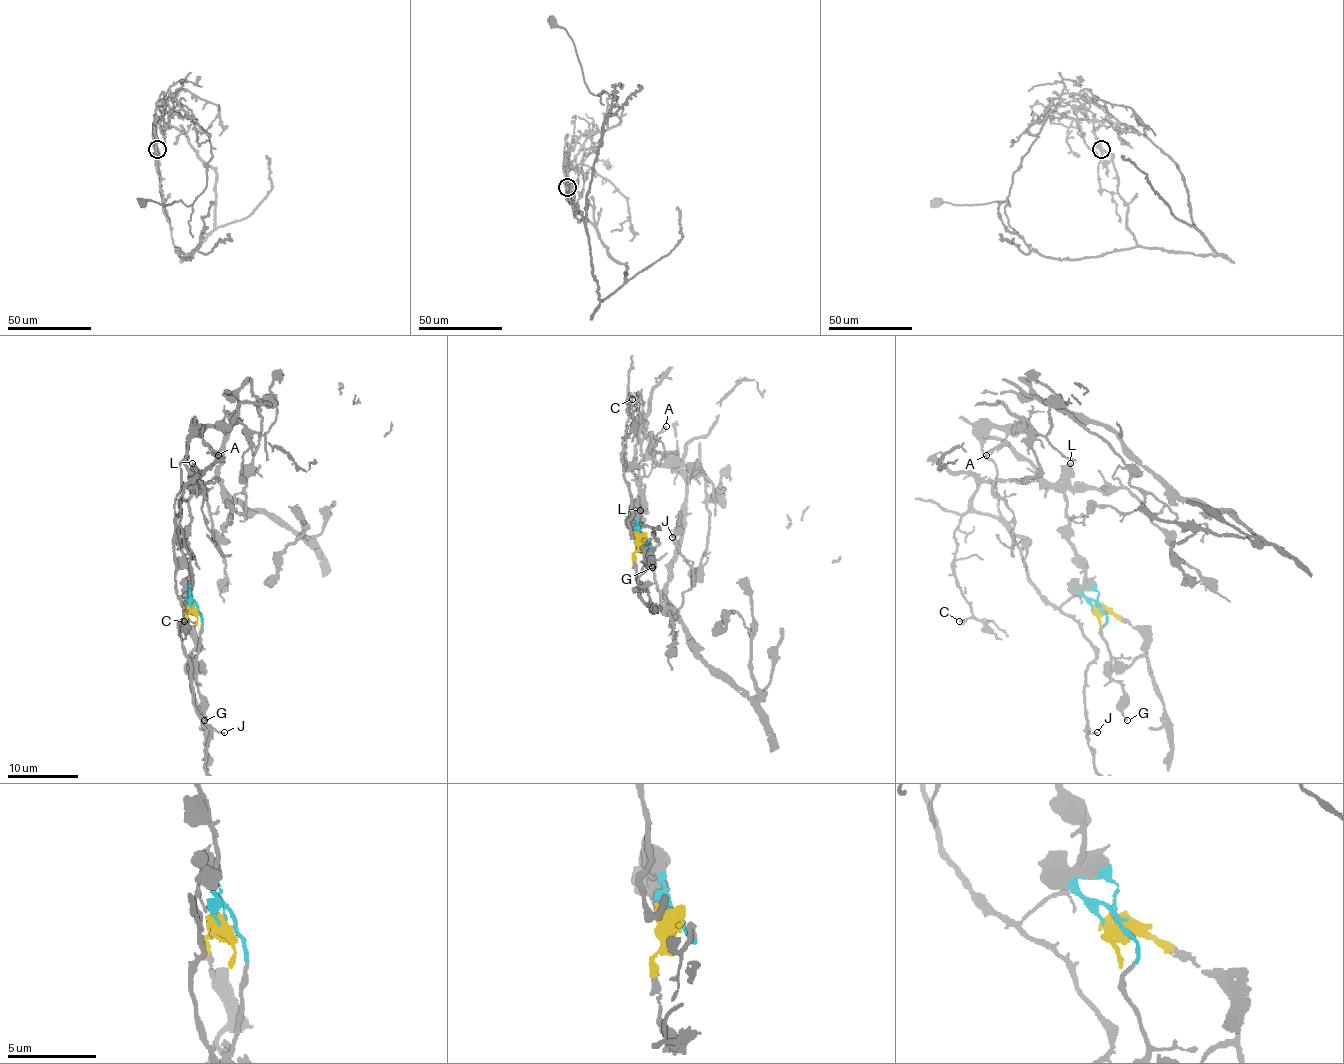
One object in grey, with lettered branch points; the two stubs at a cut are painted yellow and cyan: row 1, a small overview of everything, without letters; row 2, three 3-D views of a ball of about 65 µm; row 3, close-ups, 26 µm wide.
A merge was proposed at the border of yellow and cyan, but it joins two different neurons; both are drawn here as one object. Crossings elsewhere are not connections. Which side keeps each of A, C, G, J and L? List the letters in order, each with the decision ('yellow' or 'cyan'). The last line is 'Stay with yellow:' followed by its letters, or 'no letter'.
A: cyan
C: cyan
G: cyan
J: cyan
L: cyan
Stay with yellow: no letter

